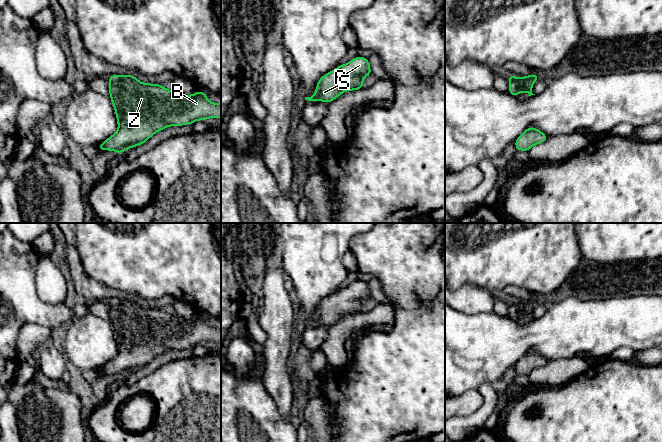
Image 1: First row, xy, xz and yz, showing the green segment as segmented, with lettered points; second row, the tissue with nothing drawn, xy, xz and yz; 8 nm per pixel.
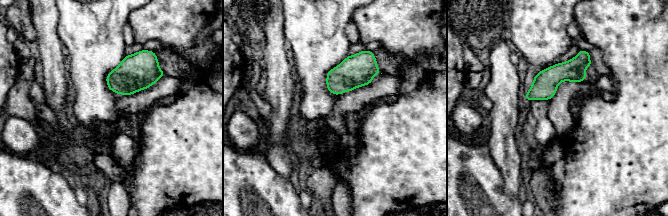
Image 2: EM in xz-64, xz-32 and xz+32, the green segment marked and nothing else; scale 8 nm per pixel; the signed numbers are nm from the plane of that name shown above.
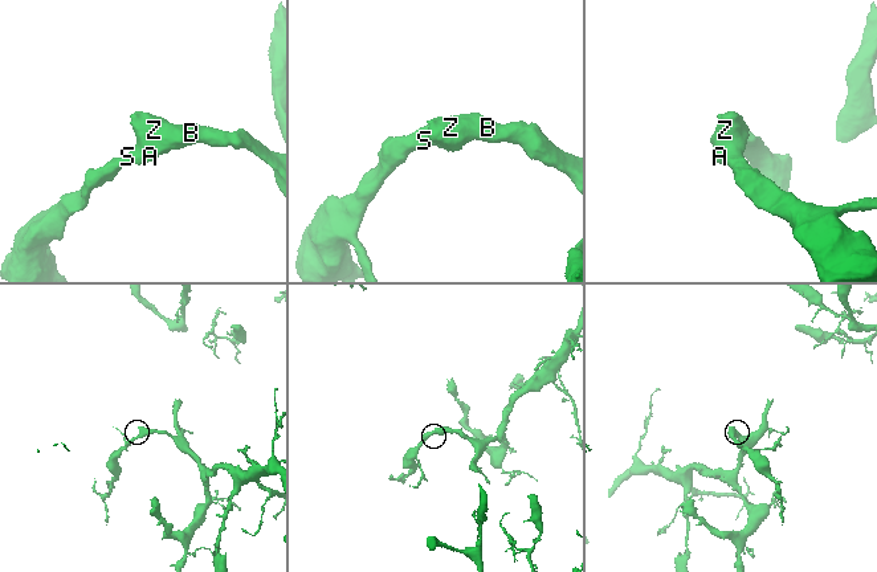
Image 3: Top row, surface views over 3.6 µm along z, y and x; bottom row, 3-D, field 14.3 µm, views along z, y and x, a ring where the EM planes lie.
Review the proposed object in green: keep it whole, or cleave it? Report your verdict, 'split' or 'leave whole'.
leave whole

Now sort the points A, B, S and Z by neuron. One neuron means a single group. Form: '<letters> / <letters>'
A B S Z

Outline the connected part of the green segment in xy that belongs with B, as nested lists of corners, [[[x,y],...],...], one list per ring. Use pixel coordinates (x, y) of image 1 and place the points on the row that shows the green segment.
[[[114,74],[108,79],[118,129],[97,146],[100,150],[121,154],[166,127],[221,118],[221,103],[210,102],[203,91],[185,95],[161,84],[145,84],[134,75]]]

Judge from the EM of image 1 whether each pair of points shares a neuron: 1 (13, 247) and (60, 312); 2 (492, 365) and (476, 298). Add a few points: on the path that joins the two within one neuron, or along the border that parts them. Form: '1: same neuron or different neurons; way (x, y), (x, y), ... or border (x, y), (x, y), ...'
1: same neuron; way (13, 267), (13, 282), (40, 309)
2: different neurons; border (456, 309), (468, 314), (492, 312)

